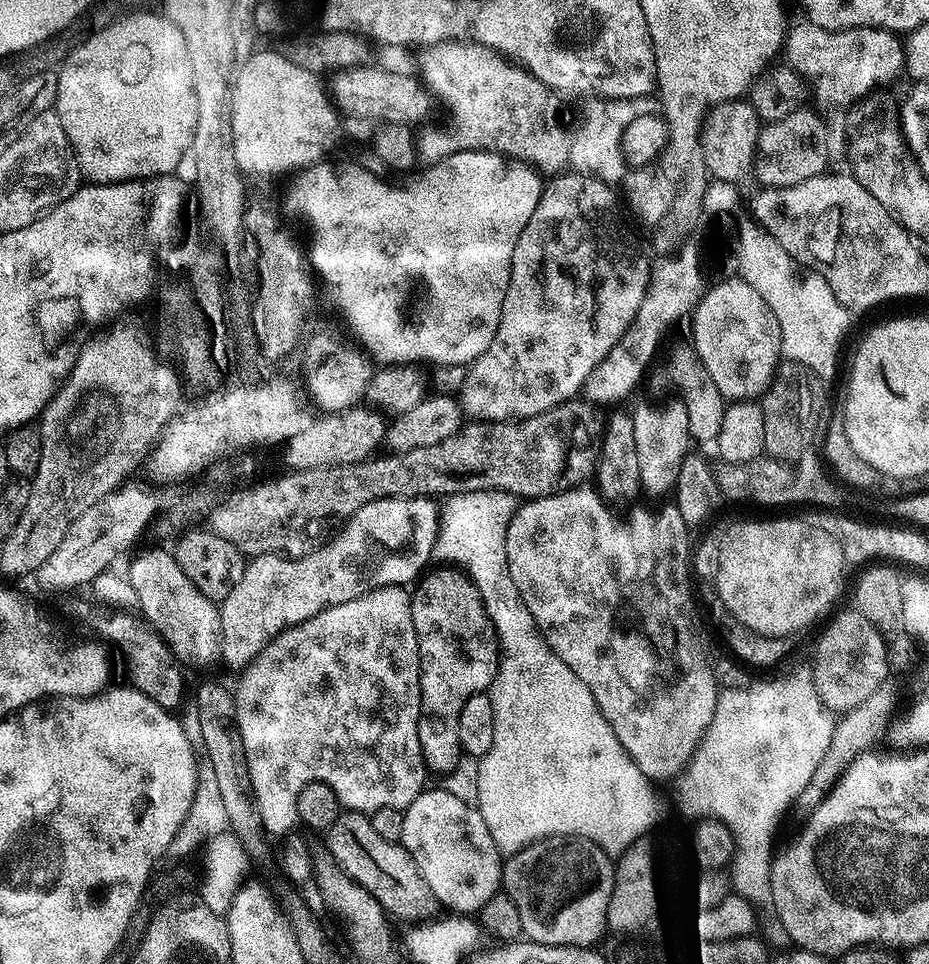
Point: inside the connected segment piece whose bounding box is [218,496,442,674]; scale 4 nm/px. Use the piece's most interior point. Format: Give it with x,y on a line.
386,543

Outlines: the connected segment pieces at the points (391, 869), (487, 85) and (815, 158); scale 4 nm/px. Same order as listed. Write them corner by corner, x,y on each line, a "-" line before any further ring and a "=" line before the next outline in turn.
343,811
326,829
329,856
356,884
371,894
391,917
418,922
433,917
438,910
432,892
416,871
403,845
375,833
371,819
361,812
=
441,42
425,47
419,54
419,75
424,88
448,107
456,127
428,128
419,133
416,151
425,165
438,164
456,152
483,150
519,160
548,178
565,171
569,163
570,136
560,125
560,112
556,109
558,96
553,89
531,76
519,63
472,42
=
801,110
795,112
794,114
790,114
786,118
782,118
778,122
774,122
773,124
764,124
760,129
760,137
758,138
758,146
756,147
756,163
754,165
754,176
755,179
760,179
759,182
765,188
786,188
788,186
794,186
795,184
801,184
802,182
806,182
806,178
814,178
815,176
821,175
825,171
824,168
828,164
828,128
823,124
822,121
819,120
818,117
815,116
814,113
808,112
809,110

